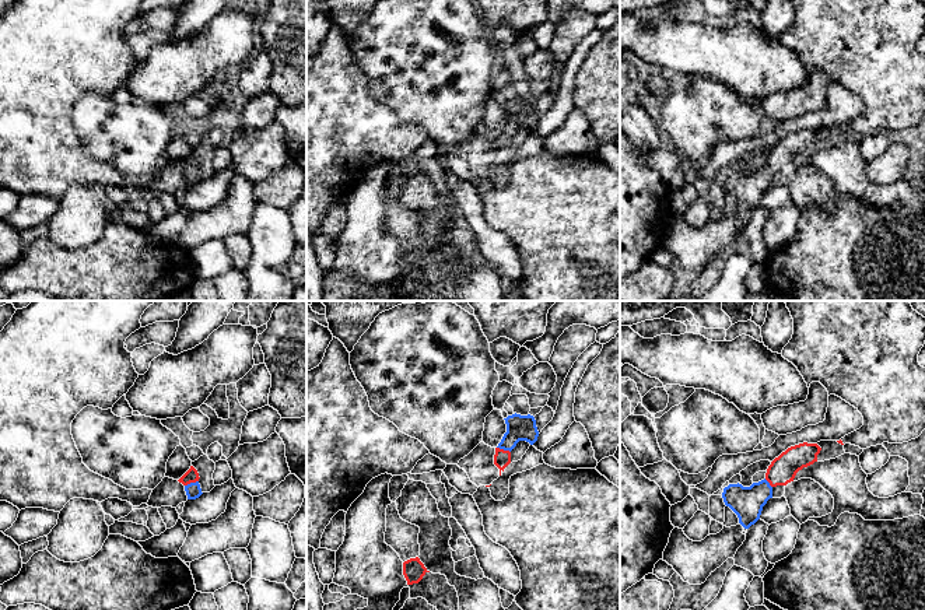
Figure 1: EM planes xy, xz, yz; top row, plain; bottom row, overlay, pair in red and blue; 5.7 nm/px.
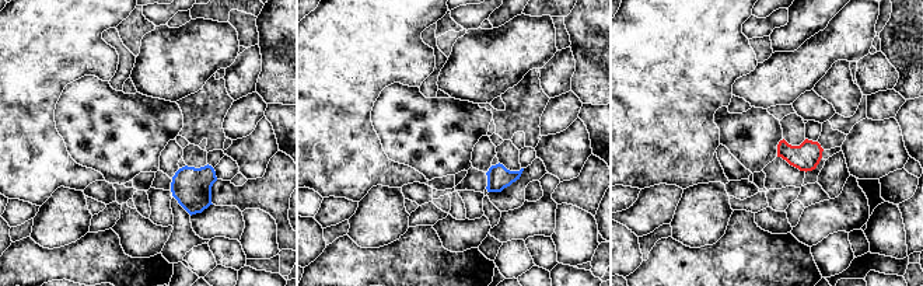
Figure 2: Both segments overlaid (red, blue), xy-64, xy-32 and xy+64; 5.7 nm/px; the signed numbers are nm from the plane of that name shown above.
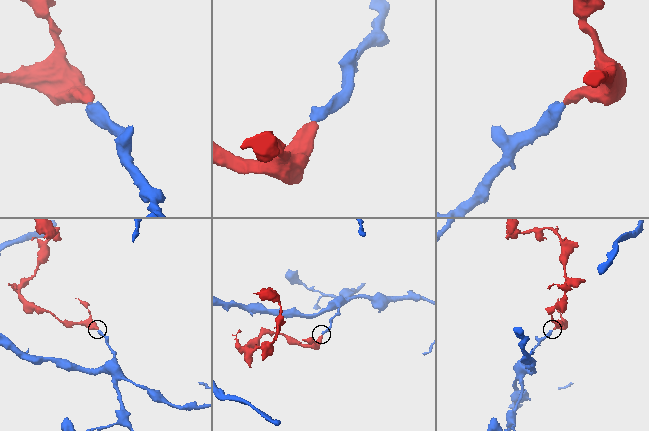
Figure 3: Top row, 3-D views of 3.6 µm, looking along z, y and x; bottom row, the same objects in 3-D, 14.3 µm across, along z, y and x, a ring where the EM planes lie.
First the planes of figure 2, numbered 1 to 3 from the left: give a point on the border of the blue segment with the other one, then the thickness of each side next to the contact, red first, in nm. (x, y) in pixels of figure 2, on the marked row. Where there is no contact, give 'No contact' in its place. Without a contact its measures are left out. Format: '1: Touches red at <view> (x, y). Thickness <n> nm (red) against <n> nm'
1: No contact
2: No contact
3: No contact

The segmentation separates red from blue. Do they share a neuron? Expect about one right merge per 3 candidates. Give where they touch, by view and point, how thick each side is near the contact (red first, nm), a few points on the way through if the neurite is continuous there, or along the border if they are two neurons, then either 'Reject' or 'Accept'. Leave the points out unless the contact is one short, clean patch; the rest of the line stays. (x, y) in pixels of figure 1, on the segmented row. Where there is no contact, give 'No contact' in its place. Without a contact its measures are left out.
Touches red at xy (191, 481). Thickness 80 nm (red) against 90 nm. Path across: xy (191, 476), (191, 481), (193, 490). Accept

